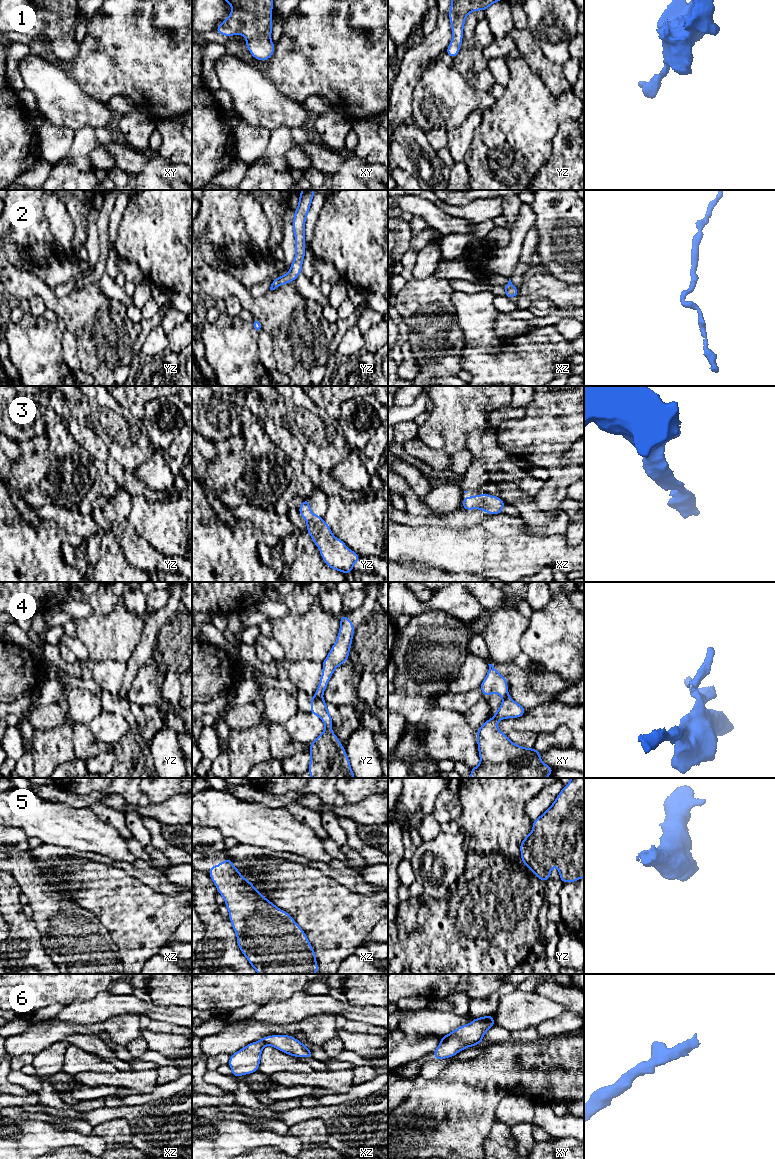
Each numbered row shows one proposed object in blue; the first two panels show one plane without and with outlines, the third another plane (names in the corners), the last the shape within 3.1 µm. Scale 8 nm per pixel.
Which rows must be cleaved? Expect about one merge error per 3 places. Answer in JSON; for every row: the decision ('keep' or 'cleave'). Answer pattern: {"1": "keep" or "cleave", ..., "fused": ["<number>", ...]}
{"1": "keep", "2": "keep", "3": "keep", "4": "cleave", "5": "keep", "6": "keep", "fused": ["4"]}

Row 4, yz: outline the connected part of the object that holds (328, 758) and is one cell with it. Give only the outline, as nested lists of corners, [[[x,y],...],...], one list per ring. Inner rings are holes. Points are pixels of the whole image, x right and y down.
[[[309,697],[309,701],[312,703],[310,713],[317,715],[325,724],[323,733],[310,744],[308,772],[311,778],[355,778],[343,745],[331,731],[333,720],[325,700]]]

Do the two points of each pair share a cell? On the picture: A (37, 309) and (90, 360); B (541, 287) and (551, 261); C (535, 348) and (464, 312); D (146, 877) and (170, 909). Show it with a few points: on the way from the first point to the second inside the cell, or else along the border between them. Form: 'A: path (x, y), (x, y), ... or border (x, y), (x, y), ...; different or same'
A: border (29, 299), (33, 296), (39, 296), (46, 308); different
B: border (540, 264), (552, 275), (568, 282); different
C: path (512, 358), (489, 358), (479, 348), (479, 335); same
D: border (136, 877), (159, 892), (167, 894), (179, 893); different

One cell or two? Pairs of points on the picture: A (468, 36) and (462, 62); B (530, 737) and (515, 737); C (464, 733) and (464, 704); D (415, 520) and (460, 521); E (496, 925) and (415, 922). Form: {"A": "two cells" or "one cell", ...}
{"A": "one cell", "B": "one cell", "C": "two cells", "D": "one cell", "E": "one cell"}

